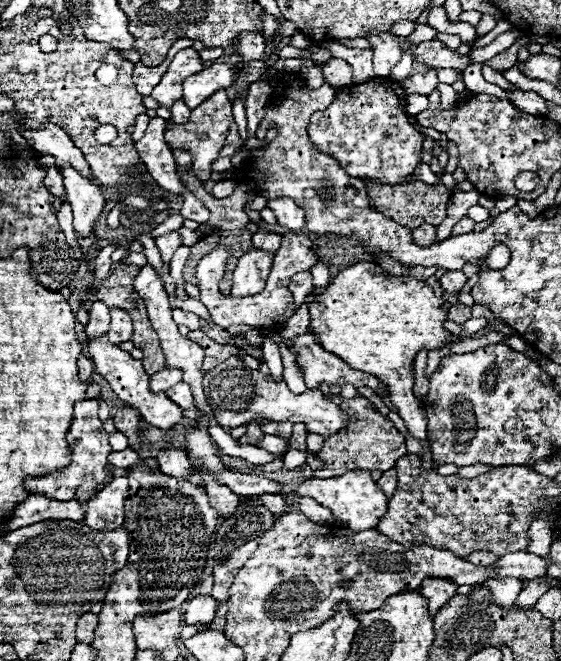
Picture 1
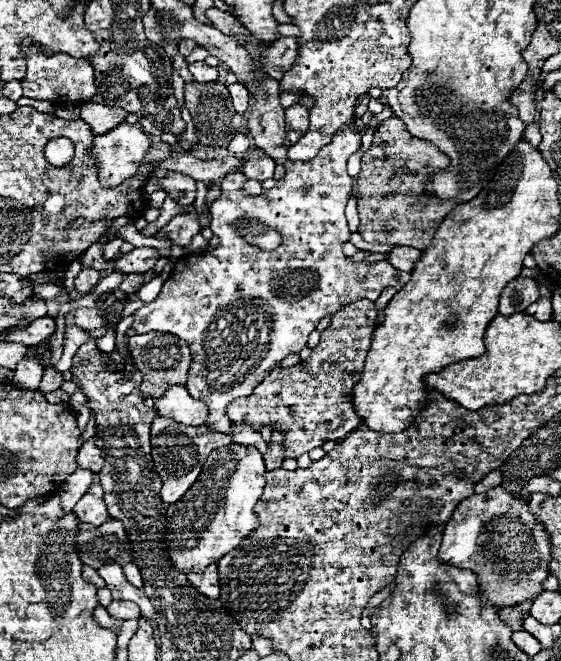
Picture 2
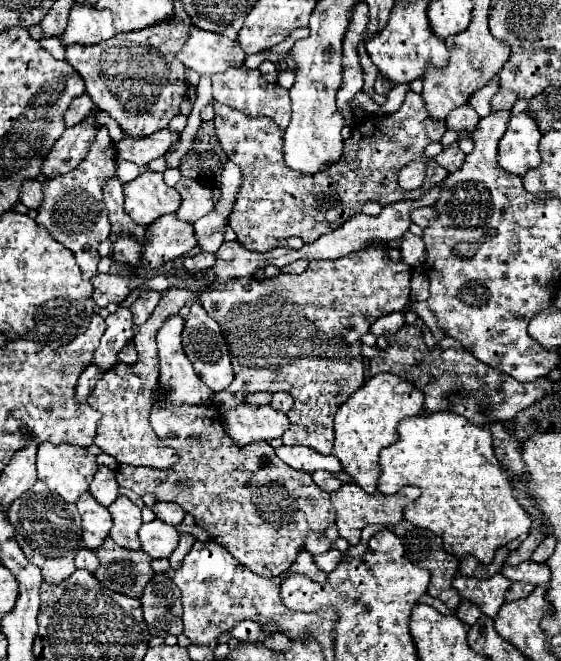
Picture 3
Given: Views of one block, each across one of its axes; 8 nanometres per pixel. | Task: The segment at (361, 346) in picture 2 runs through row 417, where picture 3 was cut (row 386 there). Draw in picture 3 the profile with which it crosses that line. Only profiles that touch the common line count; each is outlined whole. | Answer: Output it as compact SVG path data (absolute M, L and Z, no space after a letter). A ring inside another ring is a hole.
M372 244L338 260L312 260L300 276L280 274L276 278L264 278L262 282L256 278L238 278L204 292L200 304L220 324L234 368L230 388L214 394L212 404L220 408L220 412L228 412L246 404L246 398L254 392L290 392L294 396L294 408L288 412L290 428L282 434L282 442L290 446L302 444L322 454L332 454L334 414L364 380L366 366L360 338L370 332L370 324L378 320L378 316L402 312L406 308L410 300L410 272L410 266L390 262L382 244Z

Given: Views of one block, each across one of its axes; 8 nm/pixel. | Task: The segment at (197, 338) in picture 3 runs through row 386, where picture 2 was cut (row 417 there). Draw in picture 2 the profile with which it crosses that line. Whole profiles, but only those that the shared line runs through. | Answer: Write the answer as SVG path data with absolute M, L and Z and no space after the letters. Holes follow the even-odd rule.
M352 122L342 128L342 132L336 132L332 142L326 144L312 162L286 160L286 176L276 182L274 188L262 190L258 196L246 194L244 190L222 192L222 196L210 206L210 228L220 238L220 246L180 258L174 264L170 278L164 282L158 298L134 312L132 328L138 334L168 332L180 336L190 344L192 366L188 372L186 388L190 396L202 400L208 406L208 428L230 434L226 406L240 396L248 396L254 390L254 384L262 382L270 374L270 368L280 366L280 362L288 354L298 354L308 344L310 332L316 330L318 322L324 316L338 312L338 308L344 308L346 304L350 304L350 300L366 298L376 302L386 286L394 286L396 290L400 290L410 280L408 272L392 268L386 260L370 266L366 262L350 264L342 254L342 245L349 241L350 230L345 208L354 182L353 178L346 174L346 162L354 152L358 152L360 140L360 128L356 128L356 124ZM316 202L330 204L316 212ZM236 218L258 218L266 226L276 228L282 234L282 244L272 252L263 252L248 244L240 234L234 232L232 222Z

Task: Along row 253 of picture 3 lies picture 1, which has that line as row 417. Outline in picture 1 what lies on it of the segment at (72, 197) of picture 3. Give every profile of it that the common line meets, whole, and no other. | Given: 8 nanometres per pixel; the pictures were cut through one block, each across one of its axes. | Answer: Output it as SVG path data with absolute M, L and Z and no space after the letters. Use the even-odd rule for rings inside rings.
M90 398L90 400L82 400L82 402L74 404L74 418L72 418L68 434L66 434L72 462L66 468L62 468L58 472L50 472L48 476L42 476L42 478L28 476L24 480L24 488L30 494L50 496L54 500L74 500L74 492L82 482L94 480L94 482L102 484L110 476L114 476L114 468L110 468L110 462L106 460L108 454L112 452L112 448L108 442L108 432L104 430L102 422L98 420L98 406L100 406L100 398Z

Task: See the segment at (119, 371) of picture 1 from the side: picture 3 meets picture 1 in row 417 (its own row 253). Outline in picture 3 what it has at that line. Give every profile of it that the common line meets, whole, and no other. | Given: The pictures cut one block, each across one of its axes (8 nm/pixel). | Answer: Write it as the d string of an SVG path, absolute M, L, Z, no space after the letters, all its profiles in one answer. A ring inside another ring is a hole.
M166 214L146 228L142 266L160 270L164 264L190 252L194 246L196 238L192 224L178 220L176 214Z

